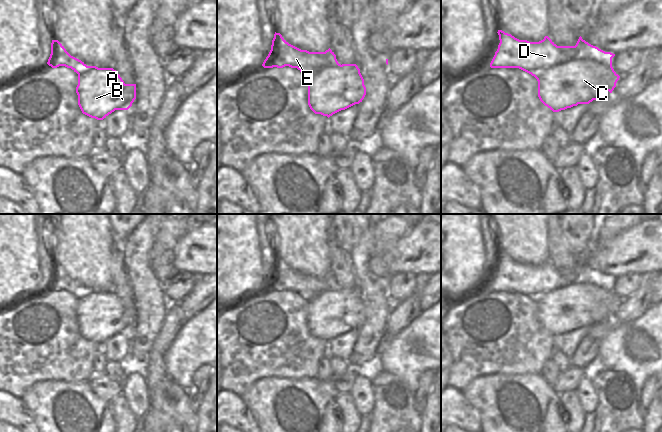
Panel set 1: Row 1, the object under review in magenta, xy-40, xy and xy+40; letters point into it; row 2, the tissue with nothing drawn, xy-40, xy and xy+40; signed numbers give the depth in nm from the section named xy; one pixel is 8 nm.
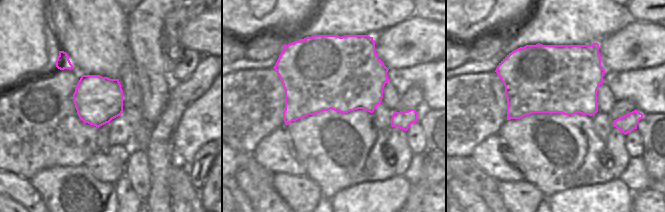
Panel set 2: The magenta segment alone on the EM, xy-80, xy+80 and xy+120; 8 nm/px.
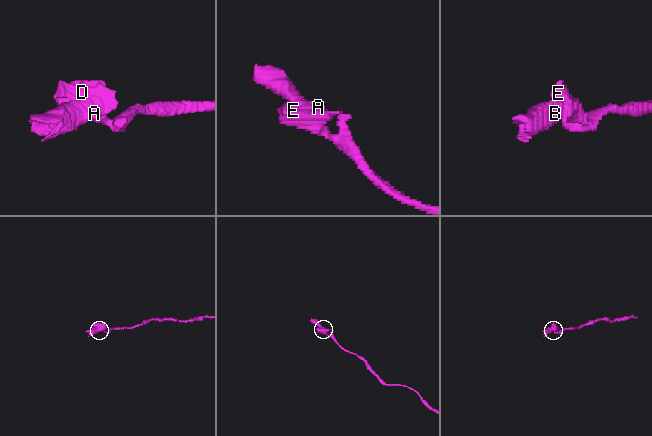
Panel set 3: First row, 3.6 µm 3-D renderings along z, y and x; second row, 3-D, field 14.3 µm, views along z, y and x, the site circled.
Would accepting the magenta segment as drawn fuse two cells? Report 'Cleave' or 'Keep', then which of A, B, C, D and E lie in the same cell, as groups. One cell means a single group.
Cleave. Groups: A B C / D E

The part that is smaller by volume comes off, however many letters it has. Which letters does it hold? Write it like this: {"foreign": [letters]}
{"foreign": ["A", "B", "C"]}

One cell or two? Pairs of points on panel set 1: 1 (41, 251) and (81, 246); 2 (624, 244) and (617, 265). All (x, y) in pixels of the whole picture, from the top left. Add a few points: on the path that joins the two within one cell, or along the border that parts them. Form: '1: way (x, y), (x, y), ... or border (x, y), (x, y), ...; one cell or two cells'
1: border (49, 246), (52, 263); two cells
2: border (600, 247), (626, 253), (633, 264), (641, 266); two cells

